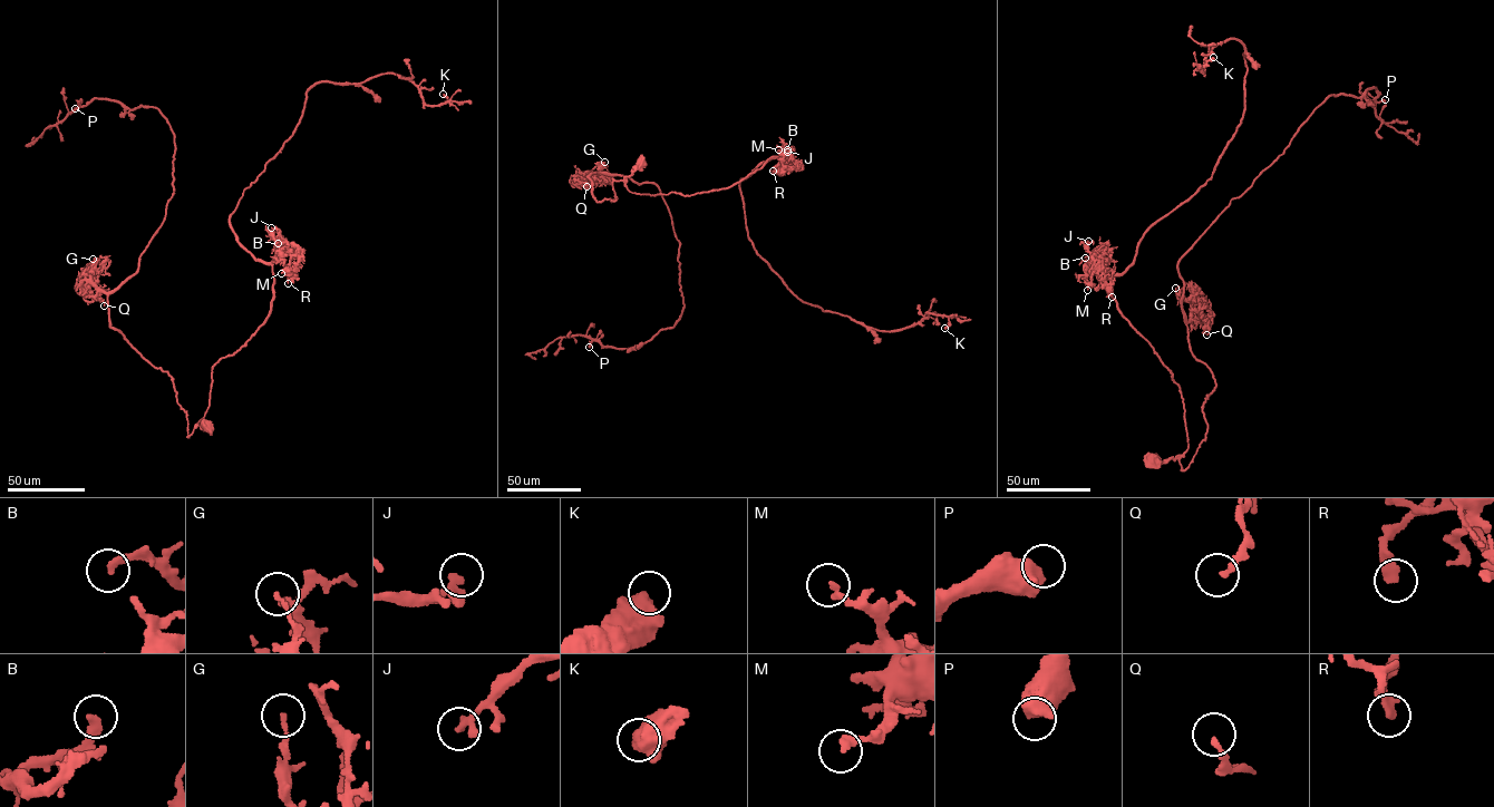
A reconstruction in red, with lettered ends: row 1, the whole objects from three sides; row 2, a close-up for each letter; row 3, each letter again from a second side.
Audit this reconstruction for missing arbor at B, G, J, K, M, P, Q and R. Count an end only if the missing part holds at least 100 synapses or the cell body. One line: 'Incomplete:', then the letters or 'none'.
Incomplete: none

